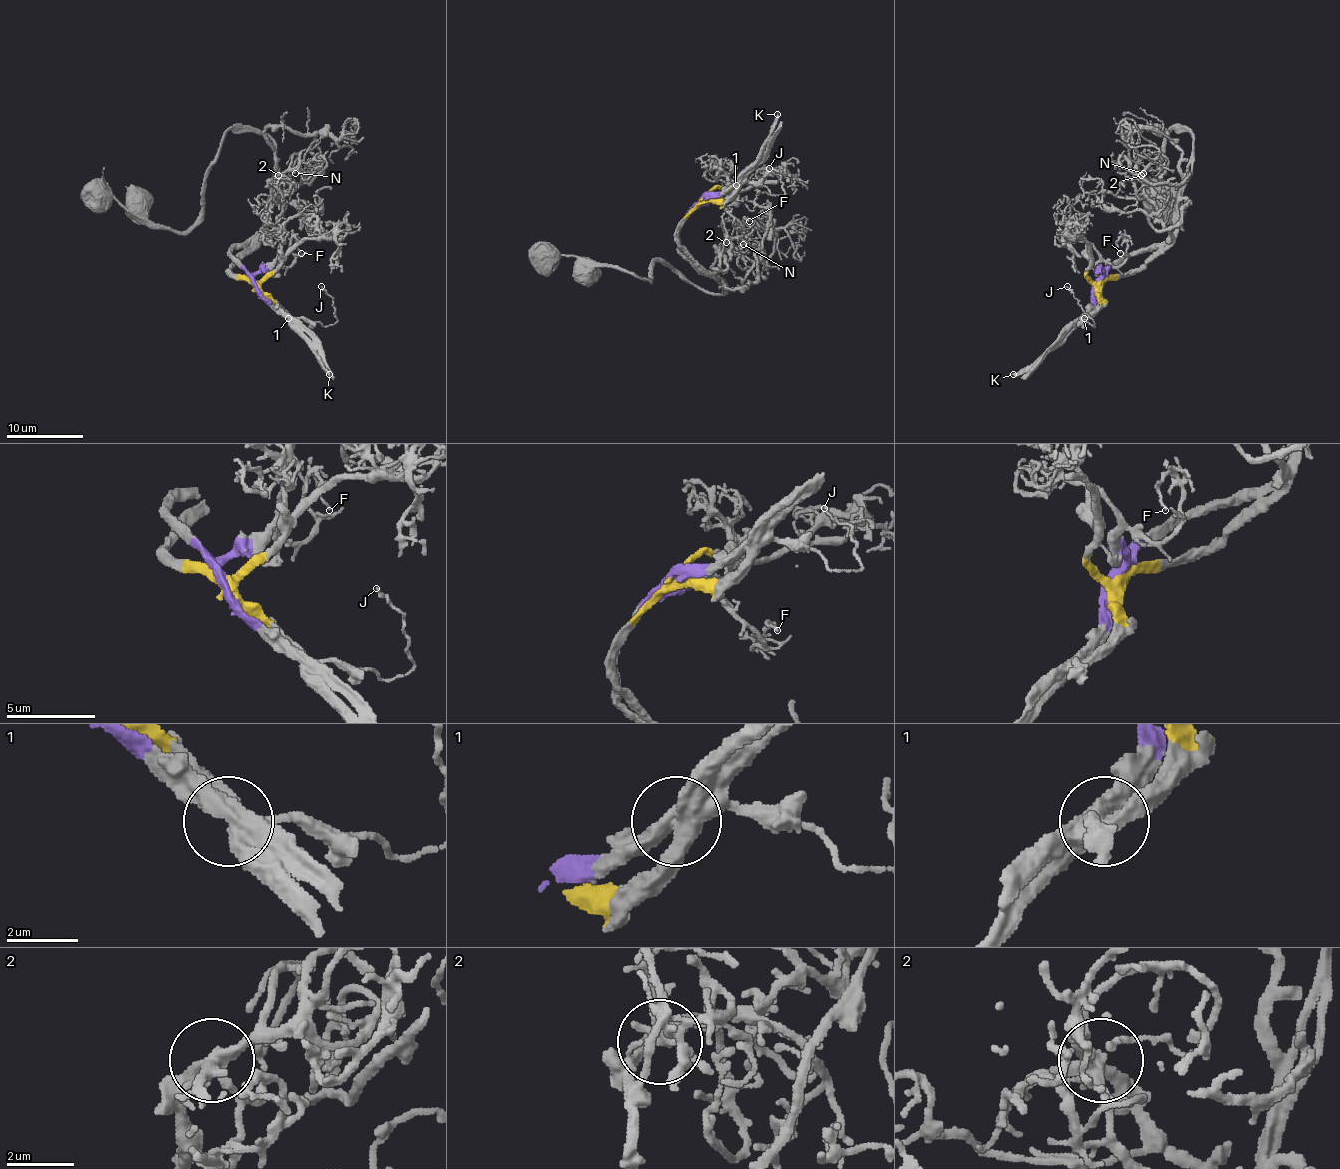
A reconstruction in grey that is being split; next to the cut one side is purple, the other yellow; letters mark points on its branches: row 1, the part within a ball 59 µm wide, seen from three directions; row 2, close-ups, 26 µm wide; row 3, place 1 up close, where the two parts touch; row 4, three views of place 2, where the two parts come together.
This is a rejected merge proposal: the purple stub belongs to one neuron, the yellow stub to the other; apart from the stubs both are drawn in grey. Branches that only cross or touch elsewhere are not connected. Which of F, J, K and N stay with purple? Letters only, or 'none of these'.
F, J, N

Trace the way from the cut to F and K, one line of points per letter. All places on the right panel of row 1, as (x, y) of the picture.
F: (1099, 285), (1103, 262), (1118, 266), (1126, 258), (1122, 237), (1116, 246), (1120, 252)
K: (1099, 285), (1099, 306), (1055, 347), (1012, 374)

